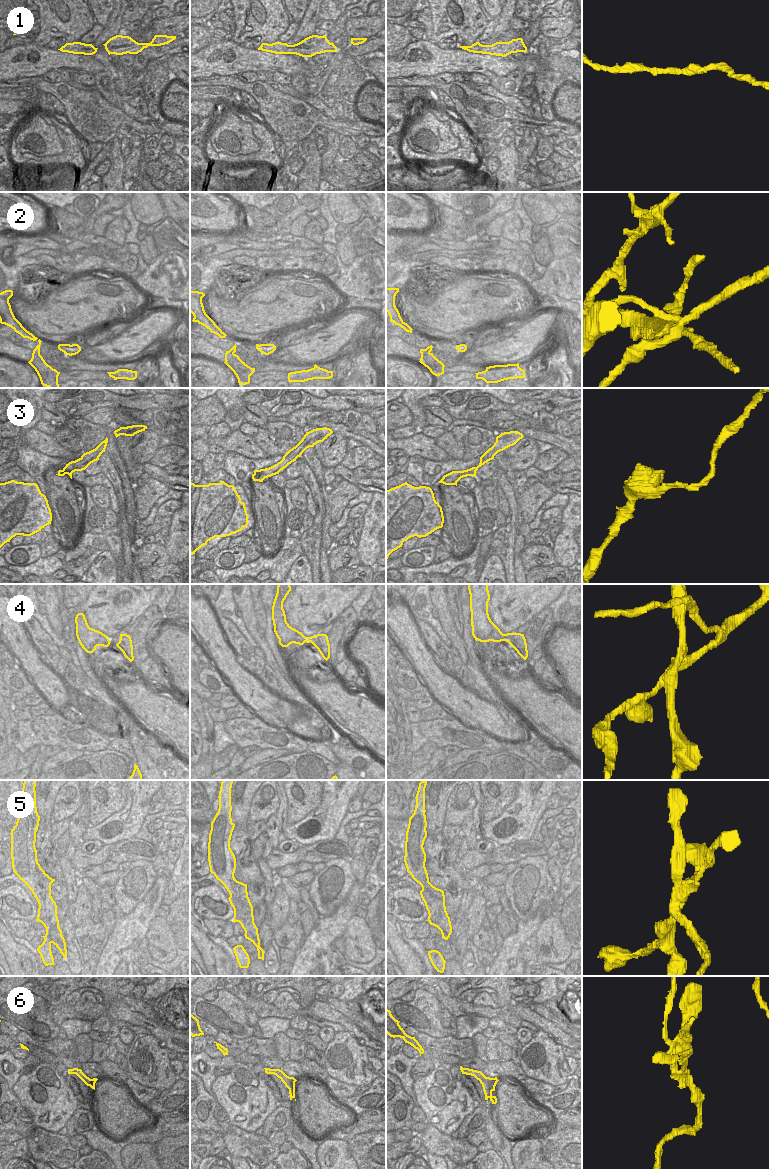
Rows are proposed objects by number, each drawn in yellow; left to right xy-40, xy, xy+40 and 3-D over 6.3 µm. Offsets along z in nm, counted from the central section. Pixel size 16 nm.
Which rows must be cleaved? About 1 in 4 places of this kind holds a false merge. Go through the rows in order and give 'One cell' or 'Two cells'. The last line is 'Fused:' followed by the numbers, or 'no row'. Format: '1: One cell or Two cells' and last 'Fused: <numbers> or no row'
1: One cell
2: Two cells
3: One cell
4: Two cells
5: Two cells
6: Two cells
Fused: 2, 4, 5, 6

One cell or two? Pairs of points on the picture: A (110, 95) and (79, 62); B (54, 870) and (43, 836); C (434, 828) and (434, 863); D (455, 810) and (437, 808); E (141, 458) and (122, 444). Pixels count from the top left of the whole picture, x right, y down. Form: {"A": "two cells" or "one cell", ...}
{"A": "two cells", "B": "one cell", "C": "two cells", "D": "two cells", "E": "two cells"}

